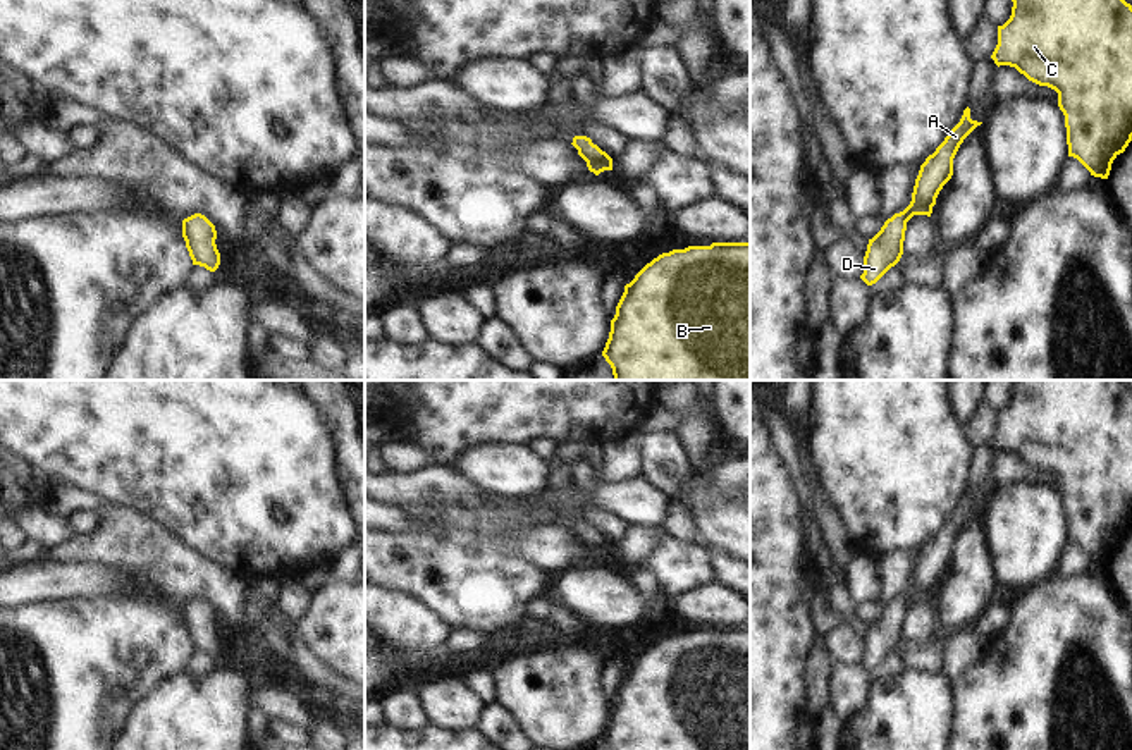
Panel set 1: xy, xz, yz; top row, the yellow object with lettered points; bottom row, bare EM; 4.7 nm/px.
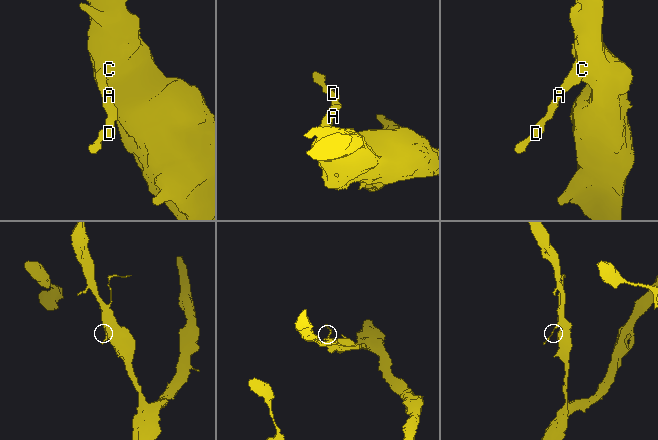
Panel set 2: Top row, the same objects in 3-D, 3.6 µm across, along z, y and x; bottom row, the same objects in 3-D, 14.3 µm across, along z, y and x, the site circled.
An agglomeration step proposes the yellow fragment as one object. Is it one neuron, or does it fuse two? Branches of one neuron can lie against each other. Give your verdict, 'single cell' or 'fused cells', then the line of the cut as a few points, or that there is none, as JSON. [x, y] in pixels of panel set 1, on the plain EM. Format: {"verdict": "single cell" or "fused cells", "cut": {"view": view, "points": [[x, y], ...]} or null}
{"verdict": "single cell", "cut": null}

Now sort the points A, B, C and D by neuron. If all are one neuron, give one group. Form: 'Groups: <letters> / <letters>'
Groups: A B C D

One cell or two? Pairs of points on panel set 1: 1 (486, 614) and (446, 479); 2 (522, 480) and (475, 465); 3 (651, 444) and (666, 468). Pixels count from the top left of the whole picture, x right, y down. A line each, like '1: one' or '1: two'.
1: two
2: one
3: one

